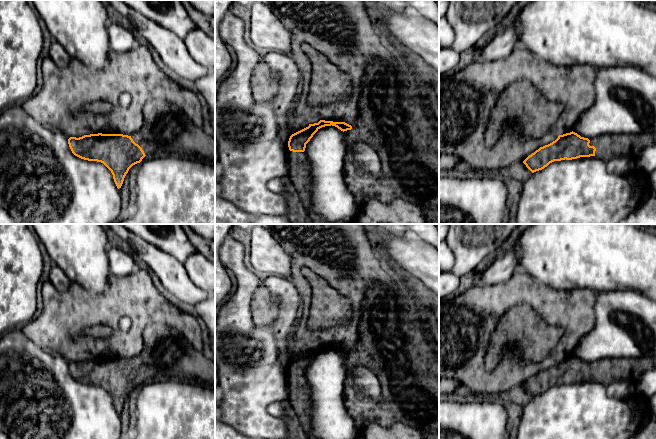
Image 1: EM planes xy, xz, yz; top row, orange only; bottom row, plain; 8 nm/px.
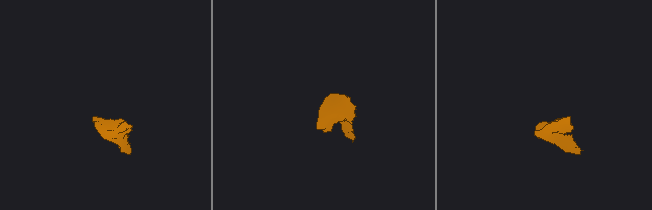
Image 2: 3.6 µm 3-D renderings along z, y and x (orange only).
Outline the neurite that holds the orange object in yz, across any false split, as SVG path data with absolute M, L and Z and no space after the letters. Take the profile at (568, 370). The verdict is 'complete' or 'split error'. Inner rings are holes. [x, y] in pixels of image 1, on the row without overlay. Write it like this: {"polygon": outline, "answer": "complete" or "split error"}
{"polygon": "M575 356L559 359L552 367L540 371L523 387L532 396L544 393L550 387L595 380L608 386L613 380L625 380L634 391L641 375L656 368L656 356L650 358L603 358L591 363Z", "answer": "split error"}

